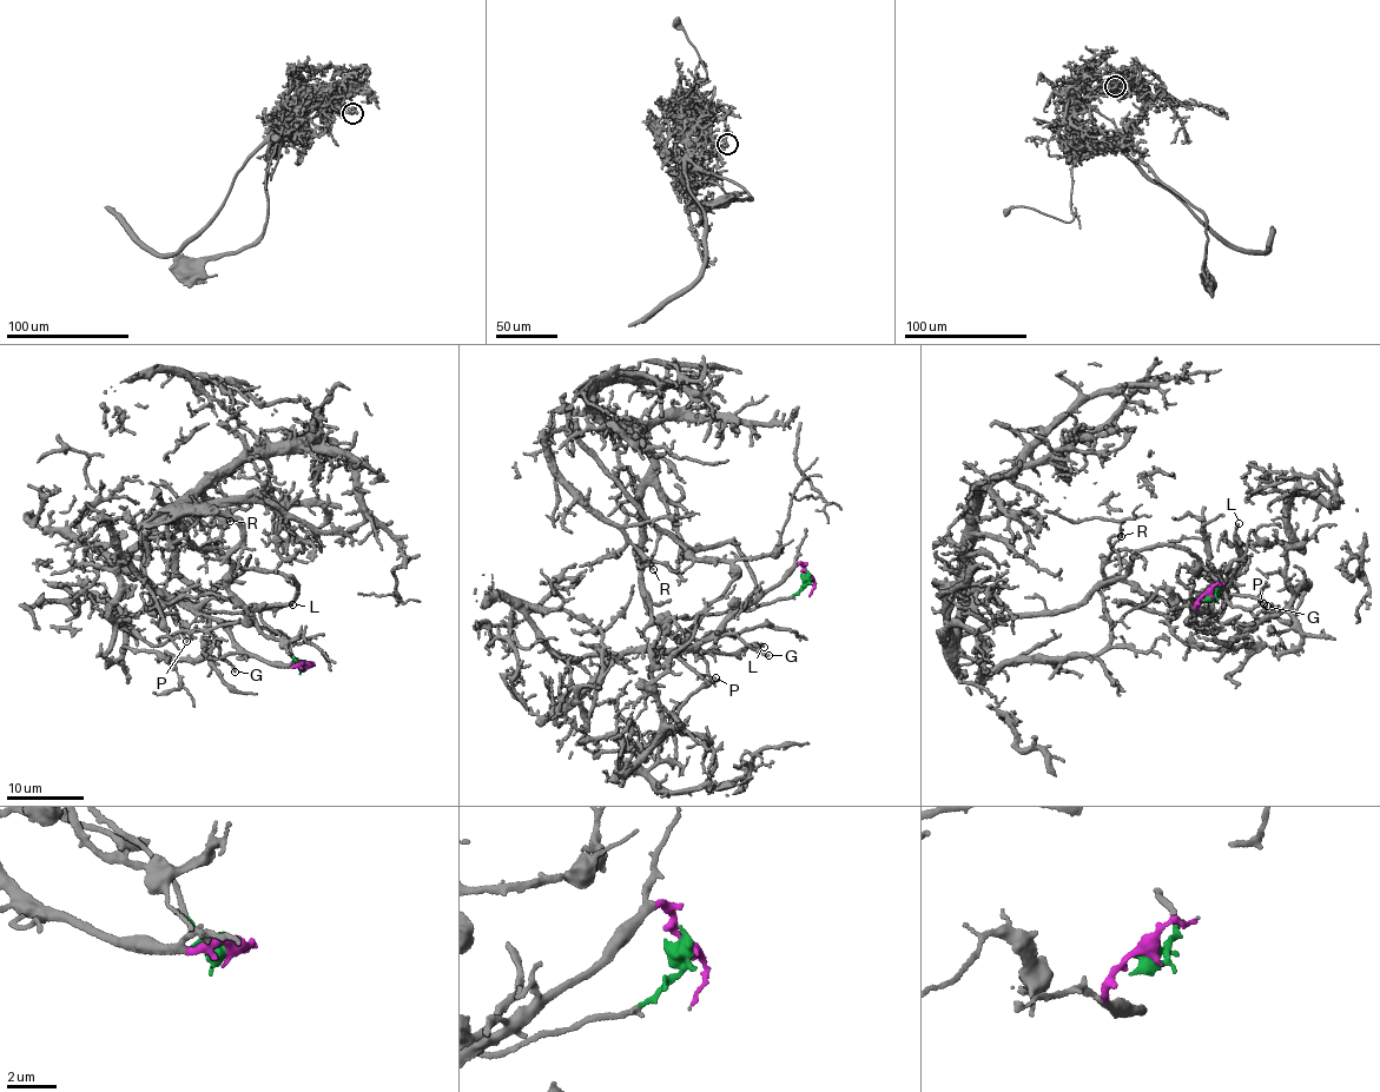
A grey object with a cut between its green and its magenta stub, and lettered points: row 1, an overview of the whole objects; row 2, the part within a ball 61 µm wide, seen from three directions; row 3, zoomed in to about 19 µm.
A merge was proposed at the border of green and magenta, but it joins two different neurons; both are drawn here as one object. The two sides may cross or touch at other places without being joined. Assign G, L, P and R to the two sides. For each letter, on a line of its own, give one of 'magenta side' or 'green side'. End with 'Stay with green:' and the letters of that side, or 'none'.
G: magenta side
L: magenta side
P: magenta side
R: green side
Stay with green: R

